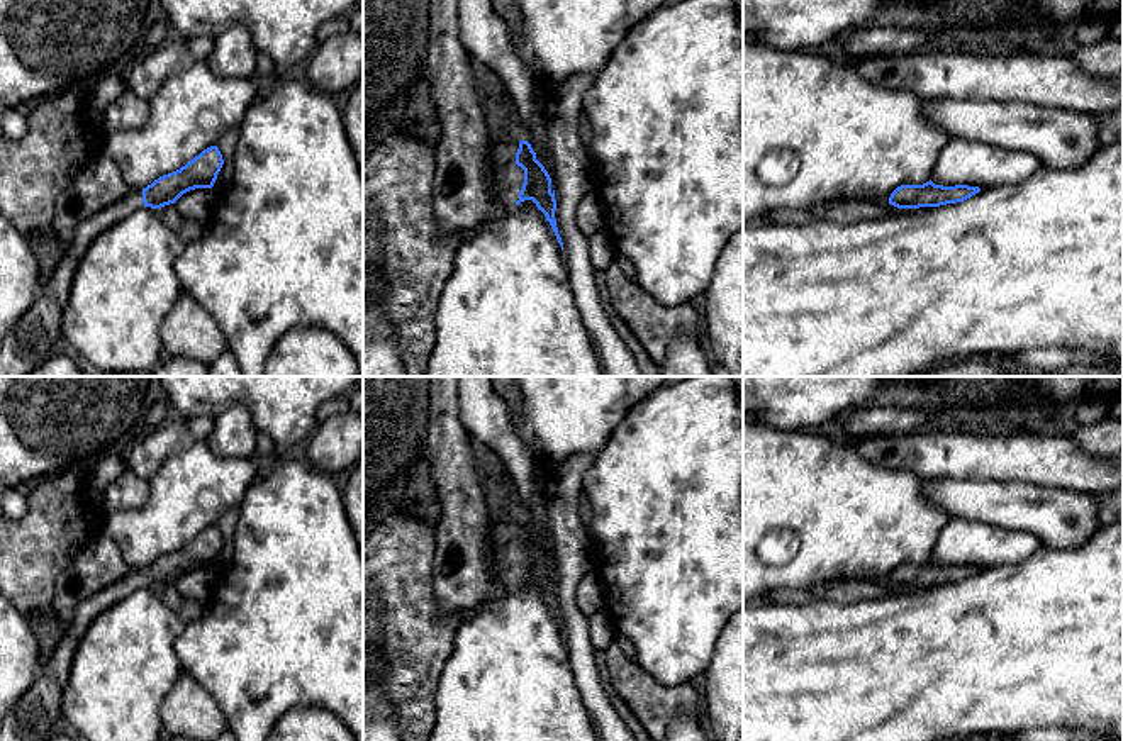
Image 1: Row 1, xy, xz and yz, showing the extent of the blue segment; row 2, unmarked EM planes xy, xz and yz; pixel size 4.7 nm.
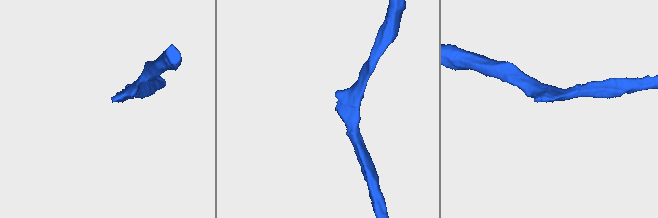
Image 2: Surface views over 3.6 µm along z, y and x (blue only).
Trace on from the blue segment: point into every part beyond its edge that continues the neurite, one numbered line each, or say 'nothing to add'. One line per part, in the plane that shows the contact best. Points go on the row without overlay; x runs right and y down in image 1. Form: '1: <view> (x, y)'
1: xz (508, 558)

